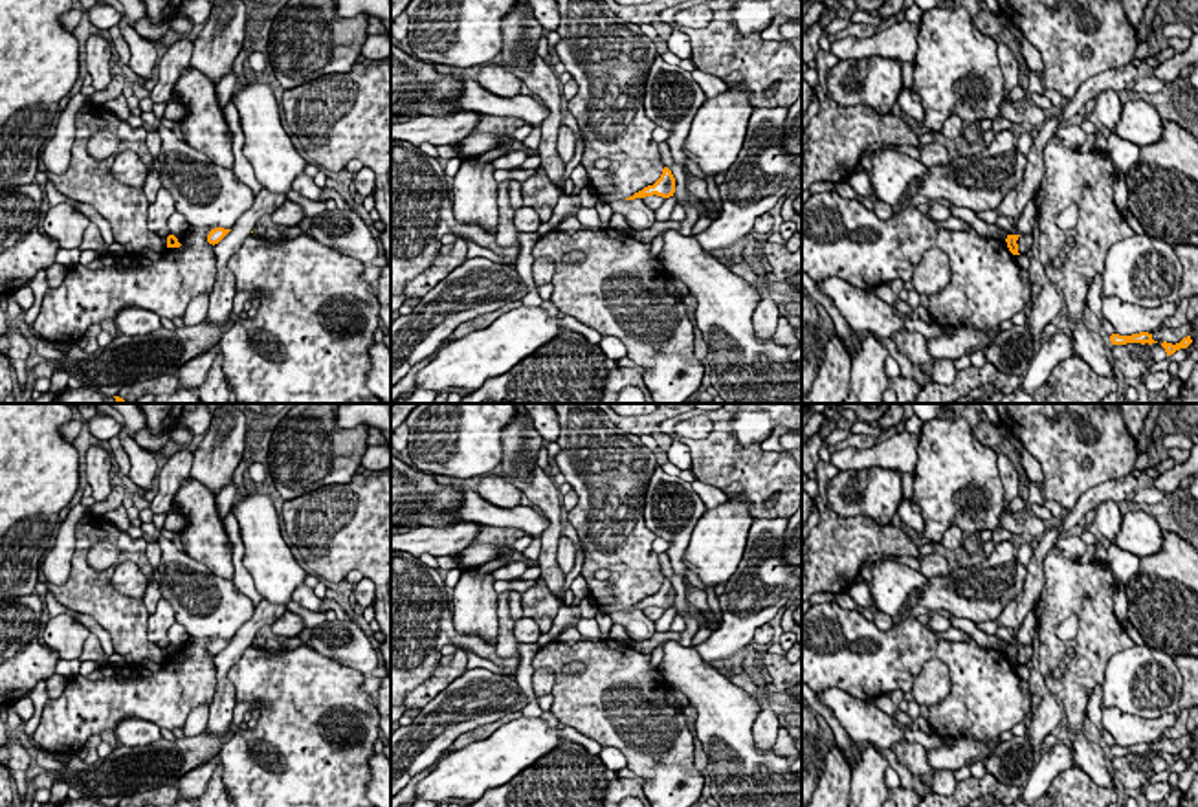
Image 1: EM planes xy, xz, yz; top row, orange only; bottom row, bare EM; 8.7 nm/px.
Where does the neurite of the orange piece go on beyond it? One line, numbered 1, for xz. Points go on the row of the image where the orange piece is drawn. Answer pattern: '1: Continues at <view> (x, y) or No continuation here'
1: No continuation here

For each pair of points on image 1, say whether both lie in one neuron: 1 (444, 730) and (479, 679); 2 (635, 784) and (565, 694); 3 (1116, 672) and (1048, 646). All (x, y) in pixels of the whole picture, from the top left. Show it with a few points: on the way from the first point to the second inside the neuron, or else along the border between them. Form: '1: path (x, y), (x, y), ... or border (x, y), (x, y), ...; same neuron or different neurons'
1: path (450, 718), (476, 692); same neuron
2: border (626, 765), (643, 780), (644, 787); different neurons
3: border (1134, 644), (1120, 650), (1109, 661), (1101, 685); different neurons

